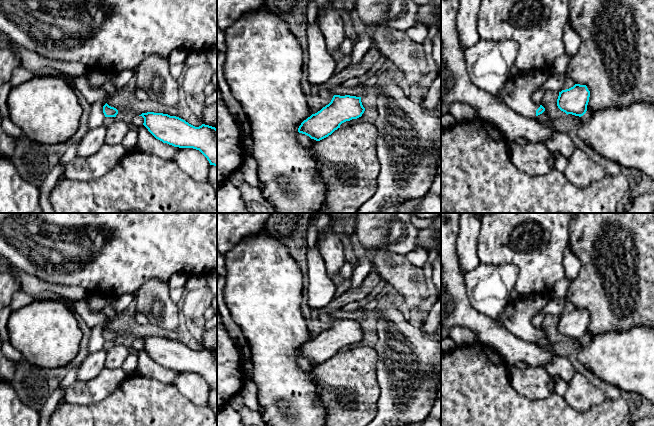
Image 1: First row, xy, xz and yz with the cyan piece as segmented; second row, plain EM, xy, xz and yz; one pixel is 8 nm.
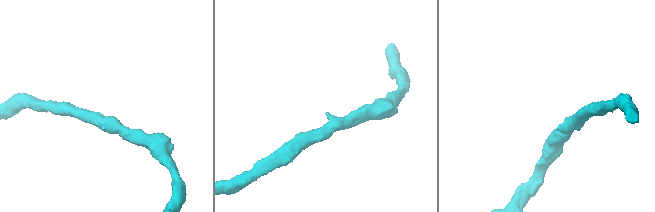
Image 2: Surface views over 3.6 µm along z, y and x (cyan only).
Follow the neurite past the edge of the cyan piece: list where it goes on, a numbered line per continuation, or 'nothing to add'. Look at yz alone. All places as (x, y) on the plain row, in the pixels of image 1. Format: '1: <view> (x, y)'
1: yz (517, 318)

